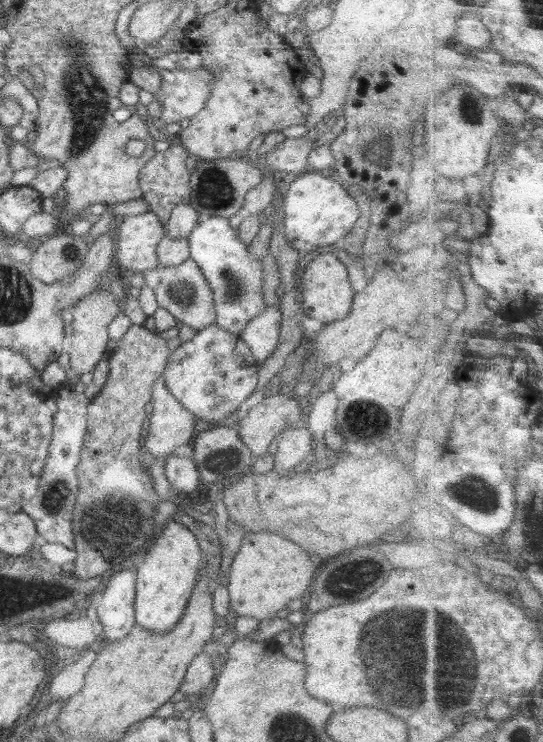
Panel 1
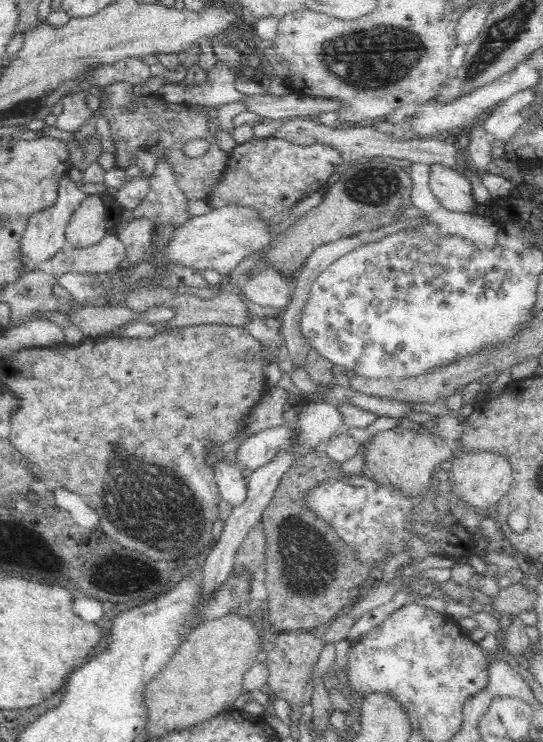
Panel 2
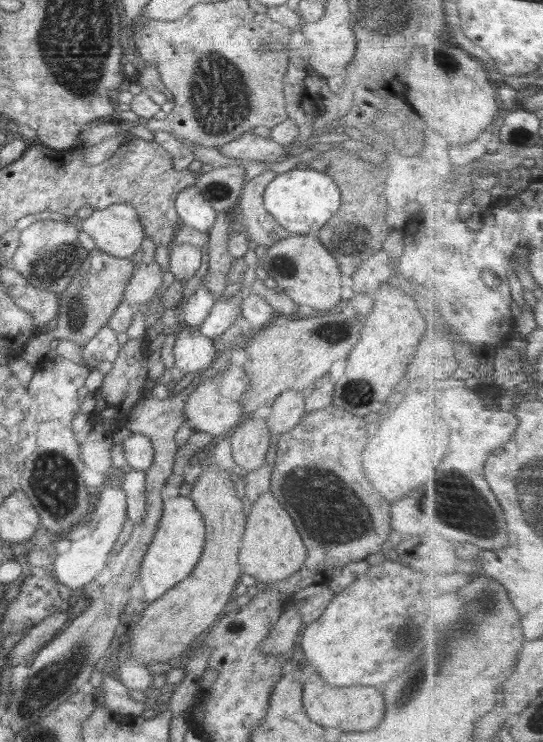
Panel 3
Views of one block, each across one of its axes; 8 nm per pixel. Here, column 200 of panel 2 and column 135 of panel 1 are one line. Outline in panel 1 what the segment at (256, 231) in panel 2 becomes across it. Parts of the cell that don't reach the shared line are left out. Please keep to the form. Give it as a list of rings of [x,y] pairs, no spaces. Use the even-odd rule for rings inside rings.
[[[152,211],[134,216],[125,216],[117,226],[112,226],[117,232],[115,238],[116,254],[115,267],[123,273],[144,272],[159,267],[157,245],[160,239],[166,235],[165,227],[160,219]]]

